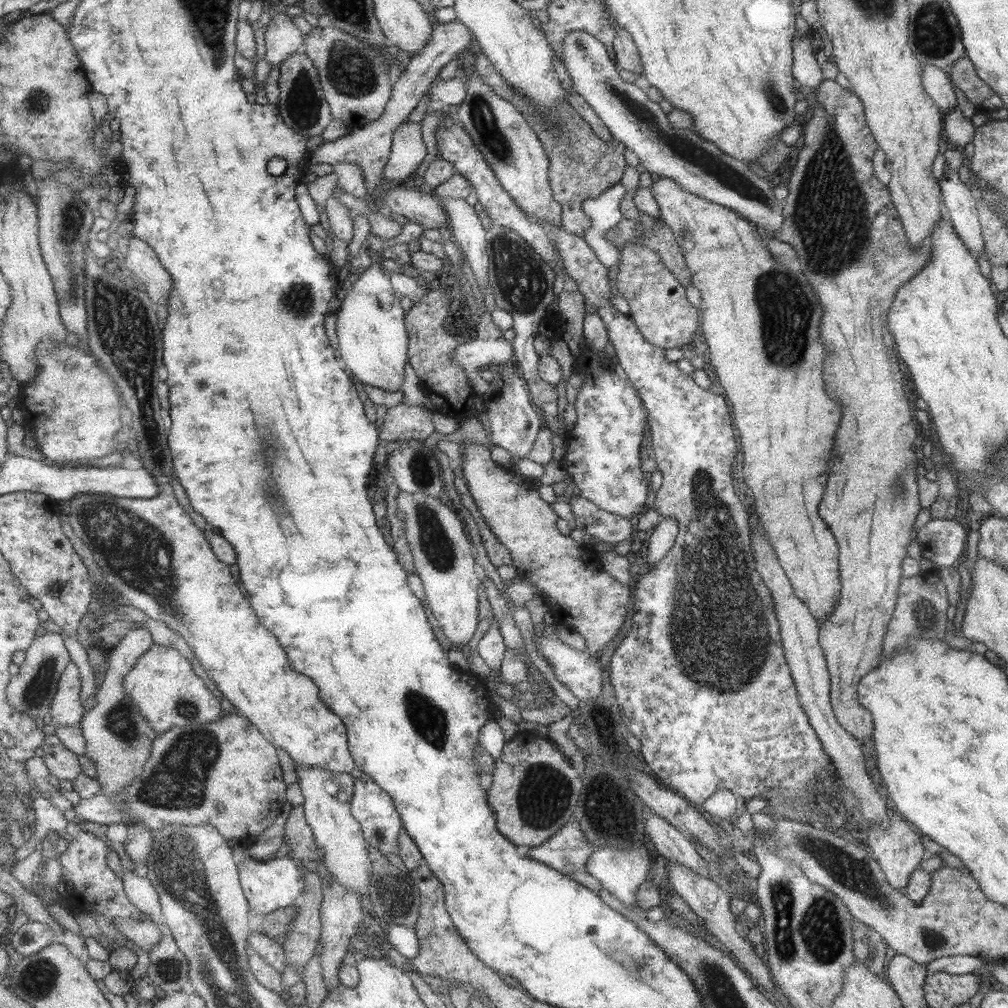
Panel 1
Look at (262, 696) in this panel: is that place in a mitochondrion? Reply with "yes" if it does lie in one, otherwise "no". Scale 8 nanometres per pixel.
no

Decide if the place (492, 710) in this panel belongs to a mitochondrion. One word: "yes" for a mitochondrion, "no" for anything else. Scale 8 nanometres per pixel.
no

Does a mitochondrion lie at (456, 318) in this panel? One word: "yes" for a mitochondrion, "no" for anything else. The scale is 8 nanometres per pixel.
no

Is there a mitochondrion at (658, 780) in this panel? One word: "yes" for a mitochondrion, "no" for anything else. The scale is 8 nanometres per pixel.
no

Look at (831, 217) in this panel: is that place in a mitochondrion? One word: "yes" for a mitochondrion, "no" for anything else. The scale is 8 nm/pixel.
yes

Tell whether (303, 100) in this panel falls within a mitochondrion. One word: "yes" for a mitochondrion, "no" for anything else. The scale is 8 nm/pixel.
yes

